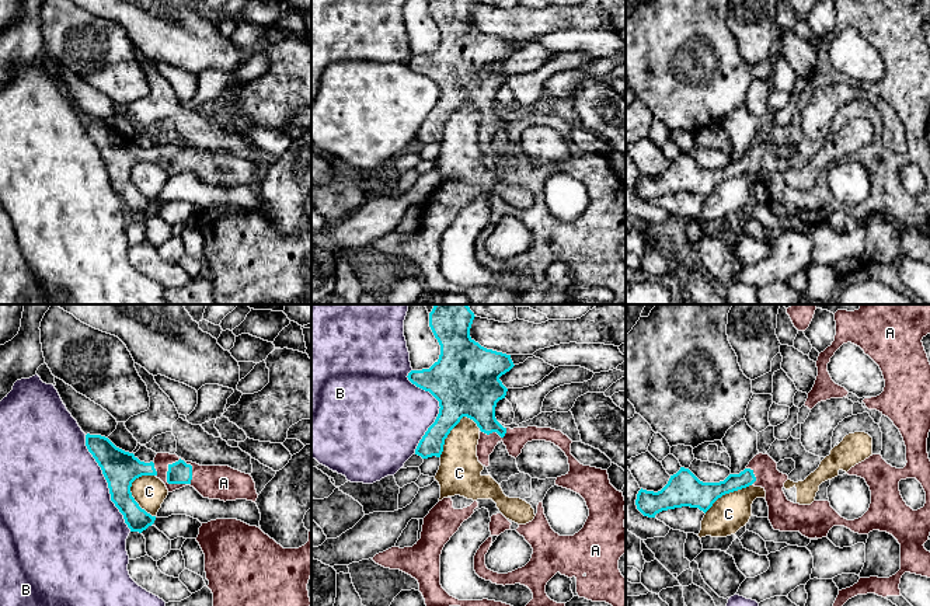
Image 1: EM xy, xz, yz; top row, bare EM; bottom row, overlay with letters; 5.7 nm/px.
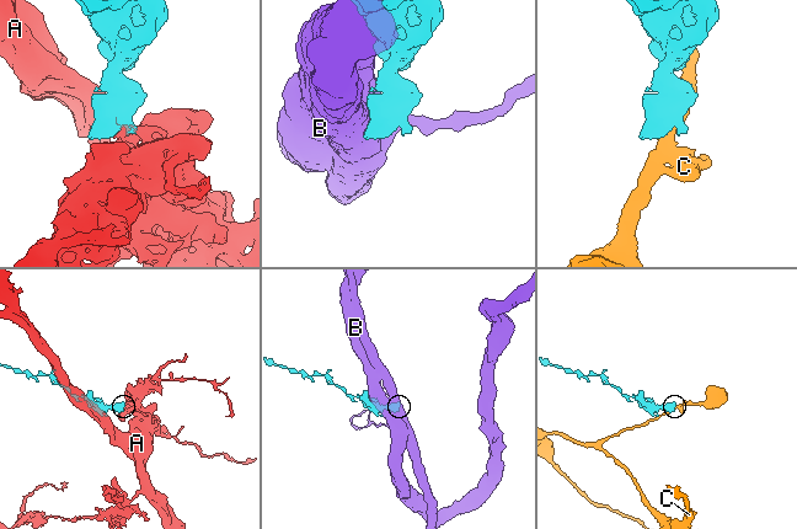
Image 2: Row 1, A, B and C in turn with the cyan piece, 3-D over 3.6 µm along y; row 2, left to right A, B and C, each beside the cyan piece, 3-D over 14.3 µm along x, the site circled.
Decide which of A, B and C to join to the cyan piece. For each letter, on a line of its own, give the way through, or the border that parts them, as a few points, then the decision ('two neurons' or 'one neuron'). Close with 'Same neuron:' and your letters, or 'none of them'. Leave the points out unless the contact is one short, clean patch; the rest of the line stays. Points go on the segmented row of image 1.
A: across xy (178, 473), (185, 483), (223, 483) | one neuron
B: two neurons
C: two neurons
Same neuron: A

